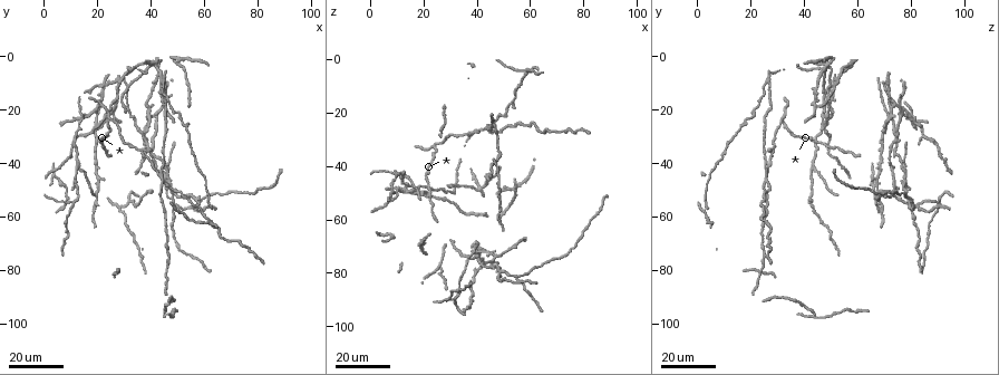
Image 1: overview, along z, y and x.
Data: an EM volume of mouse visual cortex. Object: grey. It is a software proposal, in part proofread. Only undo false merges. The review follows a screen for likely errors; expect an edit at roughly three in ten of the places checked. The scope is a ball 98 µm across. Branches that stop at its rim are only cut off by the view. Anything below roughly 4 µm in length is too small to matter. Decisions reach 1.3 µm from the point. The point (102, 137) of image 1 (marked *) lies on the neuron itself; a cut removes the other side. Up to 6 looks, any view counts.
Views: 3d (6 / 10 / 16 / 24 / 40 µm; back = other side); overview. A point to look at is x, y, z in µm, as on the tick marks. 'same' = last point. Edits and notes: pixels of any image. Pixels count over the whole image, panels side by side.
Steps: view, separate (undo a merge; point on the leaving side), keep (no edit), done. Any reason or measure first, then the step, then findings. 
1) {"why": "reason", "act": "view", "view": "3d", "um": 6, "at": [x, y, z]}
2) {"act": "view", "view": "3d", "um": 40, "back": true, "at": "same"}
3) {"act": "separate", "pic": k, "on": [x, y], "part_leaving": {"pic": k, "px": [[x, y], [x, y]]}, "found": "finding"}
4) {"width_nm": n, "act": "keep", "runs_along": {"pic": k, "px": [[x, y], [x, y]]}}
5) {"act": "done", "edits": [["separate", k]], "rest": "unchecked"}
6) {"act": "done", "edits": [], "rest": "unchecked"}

{"why": "three arms meet", "act": "view", "view": "3d", "um": 16, "at": [39, 22, 72]}

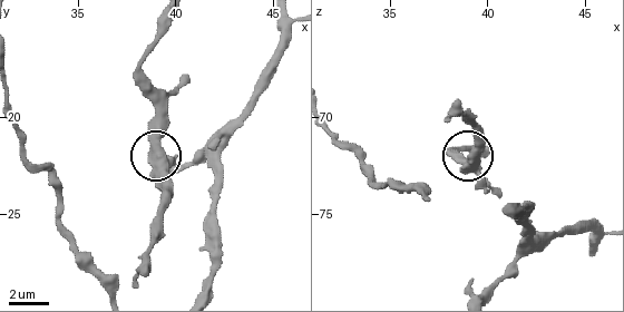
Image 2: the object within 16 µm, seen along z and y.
{"act": "view", "view": "3d", "um": 6, "at": [38.9, 22.6, 72.6]}

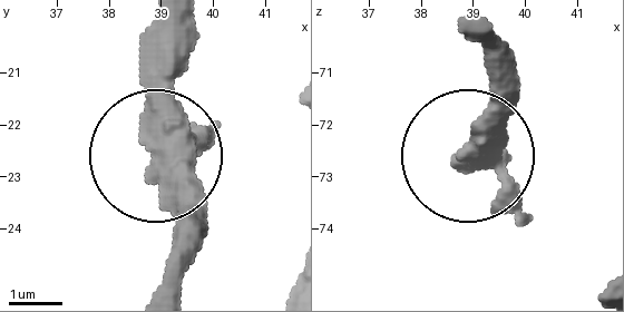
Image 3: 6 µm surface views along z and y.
{"arms": 3, "act": "keep", "found": "continuous, no second neuron"}

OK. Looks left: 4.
{"why": "two arms at a narrow angle", "act": "view", "view": "3d", "um": 24, "at": [34, 55, 80]}

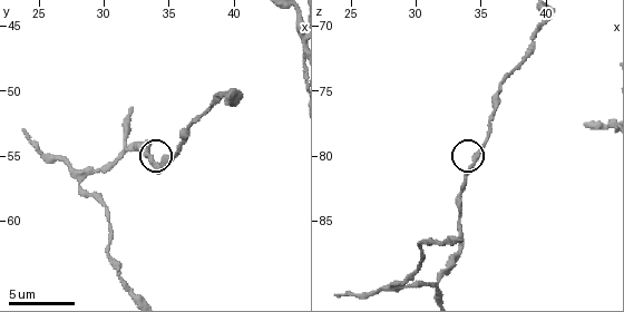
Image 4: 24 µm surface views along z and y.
{"act": "view", "view": "3d", "um": 10, "at": [35.0, 55.6, 79.4]}

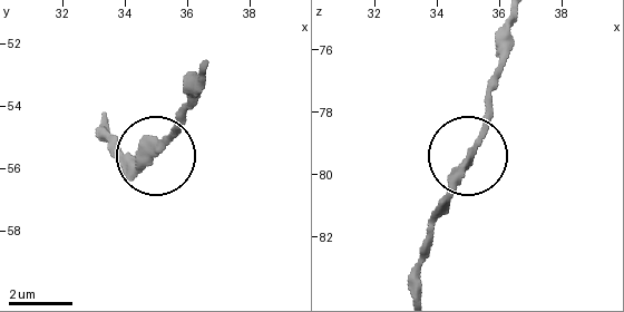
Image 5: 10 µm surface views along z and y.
{"width_nm": 250, "act": "keep", "found": "all the same neuron"}

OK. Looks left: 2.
{"why": "arms part here", "act": "view", "view": "3d", "um": 16, "at": [55, 57, 81]}

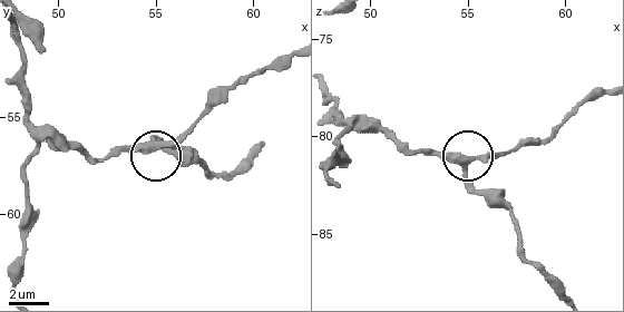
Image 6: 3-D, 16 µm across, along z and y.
{"act": "view", "view": "3d", "um": 10, "at": [55.0, 56.3, 81.5]}

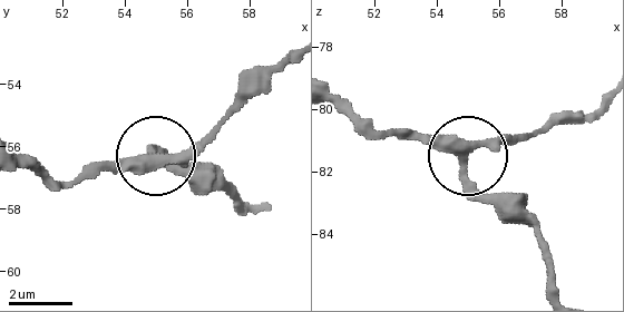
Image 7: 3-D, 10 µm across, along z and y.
{"side_arm_um": 18, "act": "keep", "found": "one neuron here"}

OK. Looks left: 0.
{"act": "done", "edits": [], "rest": "unchecked"}

